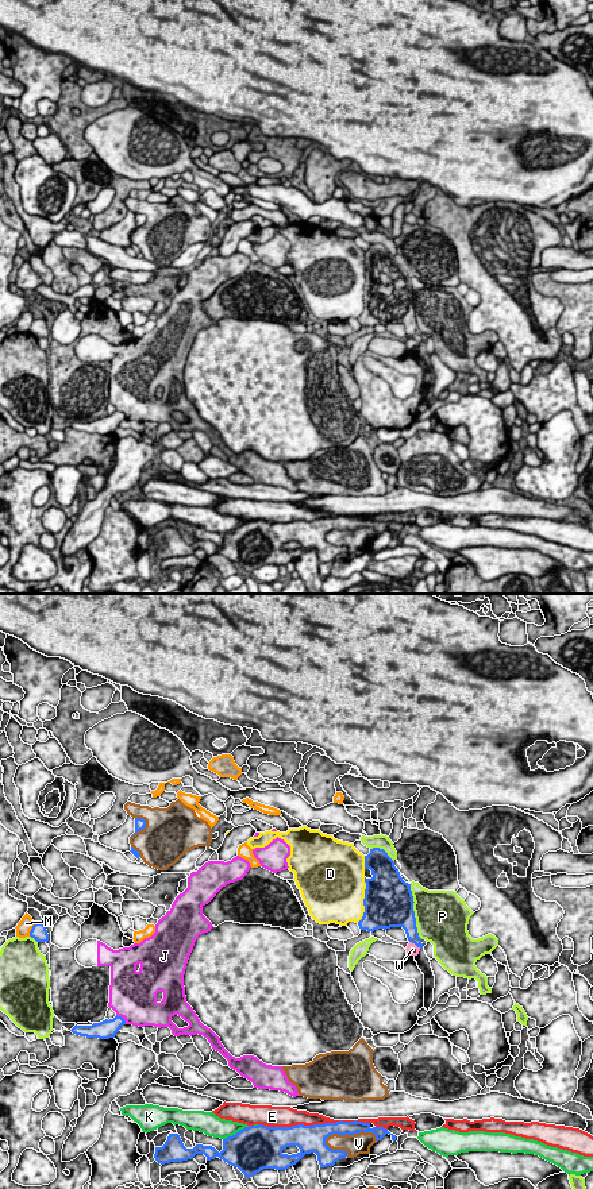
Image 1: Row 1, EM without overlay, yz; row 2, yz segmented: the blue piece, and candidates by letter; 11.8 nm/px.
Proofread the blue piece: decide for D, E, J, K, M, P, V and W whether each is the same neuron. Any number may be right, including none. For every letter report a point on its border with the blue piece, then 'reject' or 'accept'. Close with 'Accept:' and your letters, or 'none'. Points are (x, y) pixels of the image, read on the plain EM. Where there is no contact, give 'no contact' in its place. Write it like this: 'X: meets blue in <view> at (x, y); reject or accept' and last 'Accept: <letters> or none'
D: meets blue in yz at (364, 296); reject
E: meets blue in yz at (314, 520); reject
J: meets blue in yz at (122, 413); reject
K: meets blue in yz at (237, 528); reject
M: meets blue in yz at (31, 325); reject
P: meets blue in yz at (414, 307); reject
V: meets blue in yz at (350, 529); reject
W: meets blue in yz at (415, 339); reject
Accept: none

